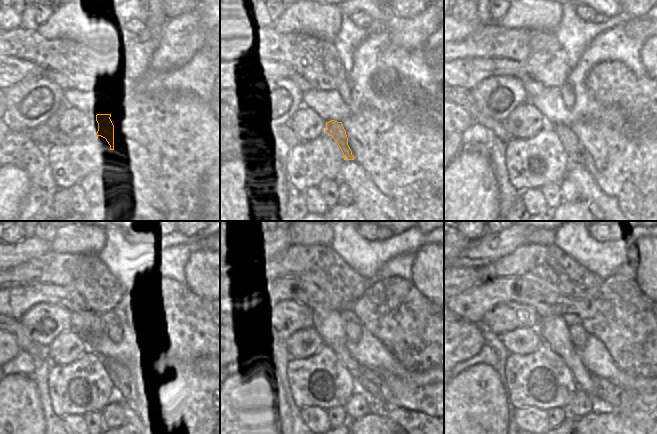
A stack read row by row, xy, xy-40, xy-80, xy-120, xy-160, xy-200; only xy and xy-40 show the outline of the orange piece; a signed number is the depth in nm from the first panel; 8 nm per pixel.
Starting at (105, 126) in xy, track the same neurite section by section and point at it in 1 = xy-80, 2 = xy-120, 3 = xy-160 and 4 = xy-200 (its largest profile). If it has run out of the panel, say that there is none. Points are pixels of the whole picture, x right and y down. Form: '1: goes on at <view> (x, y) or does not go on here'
1: goes on at xy-80 (567, 138)
2: goes on at xy-120 (126, 373)
3: goes on at xy-160 (369, 382)
4: goes on at xy-200 (608, 397)

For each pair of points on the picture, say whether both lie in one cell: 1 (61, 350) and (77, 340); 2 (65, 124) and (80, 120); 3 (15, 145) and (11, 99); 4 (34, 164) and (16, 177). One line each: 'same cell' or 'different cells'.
1: same cell
2: same cell
3: different cells
4: different cells

